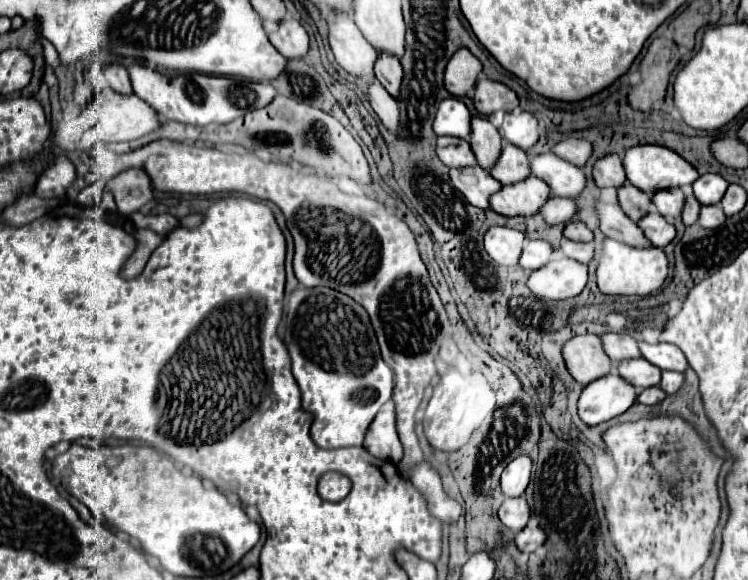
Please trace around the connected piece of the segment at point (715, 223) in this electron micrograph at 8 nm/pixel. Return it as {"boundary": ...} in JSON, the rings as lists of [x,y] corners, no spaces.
{"boundary":[[[716,203],[716,205],[708,205],[708,207],[702,207],[698,223],[700,223],[702,227],[714,229],[714,227],[720,227],[720,225],[724,223],[724,219],[726,219],[726,215],[724,215],[722,207]]]}

